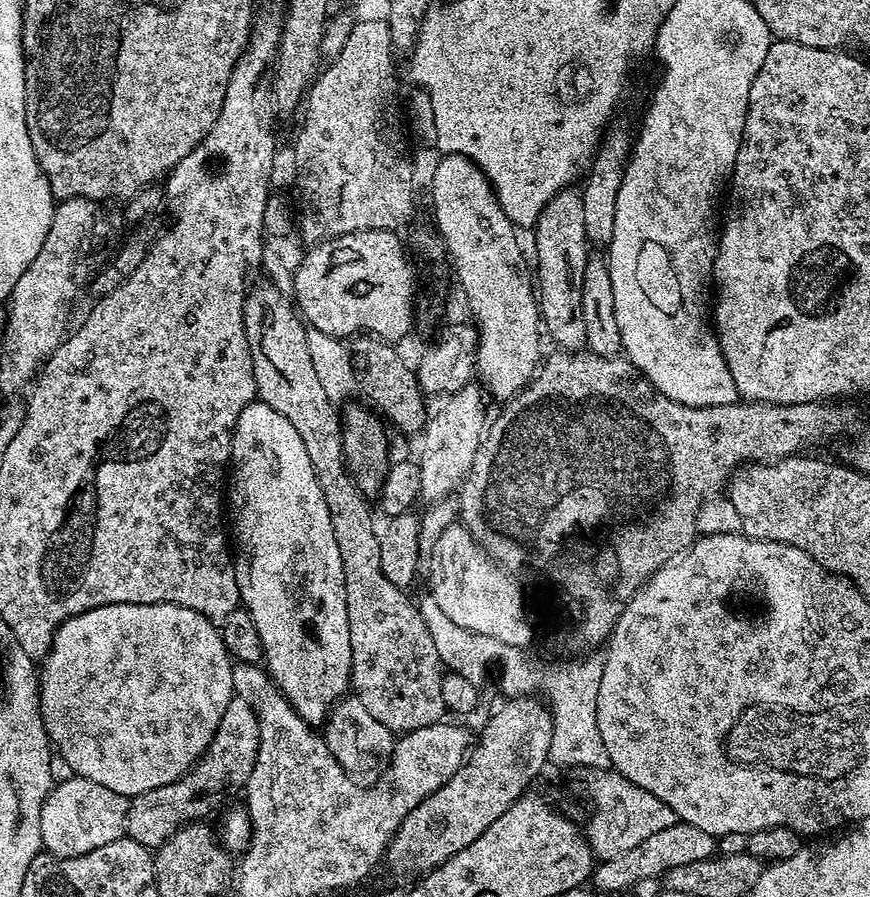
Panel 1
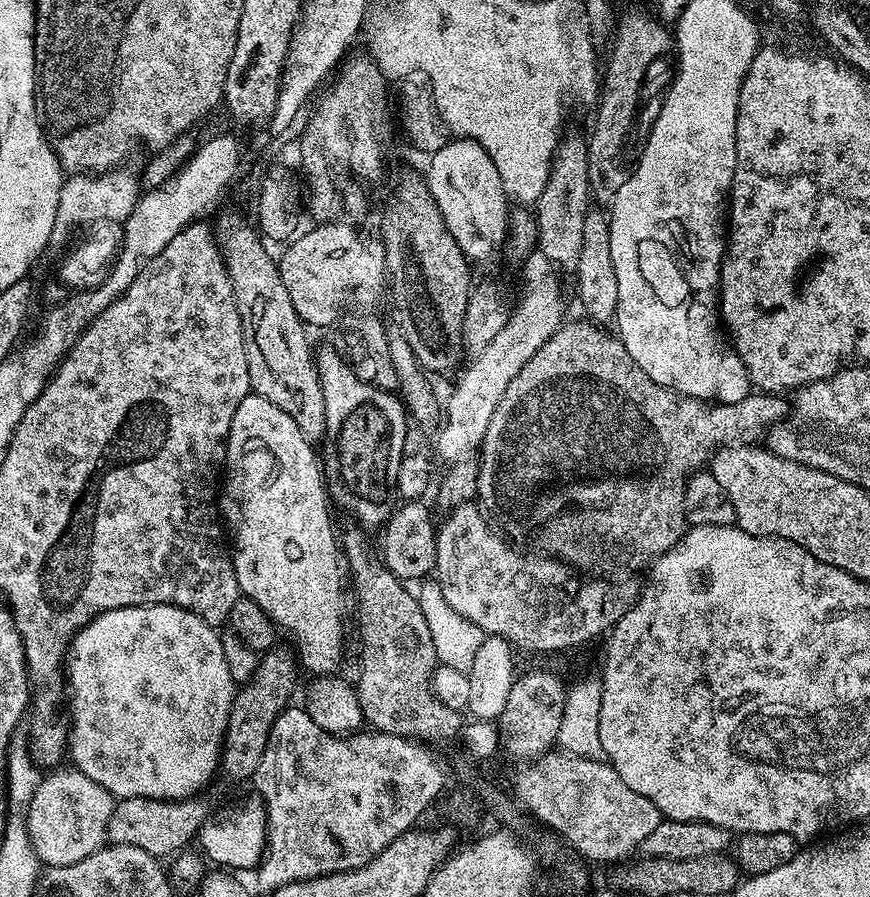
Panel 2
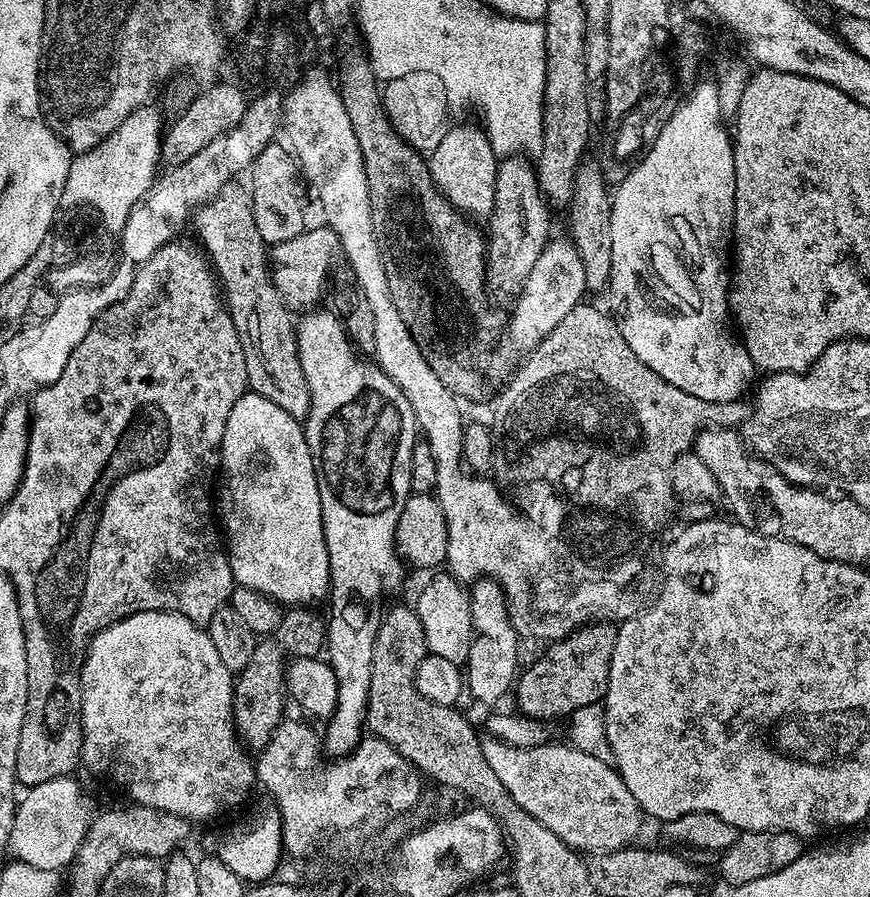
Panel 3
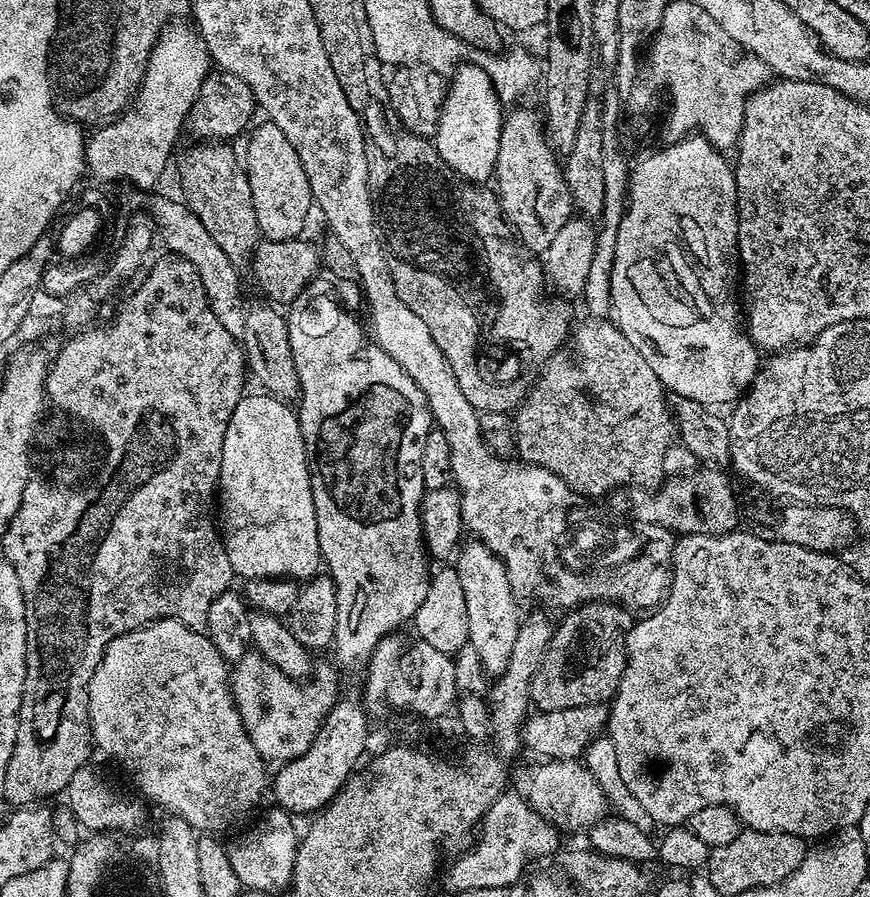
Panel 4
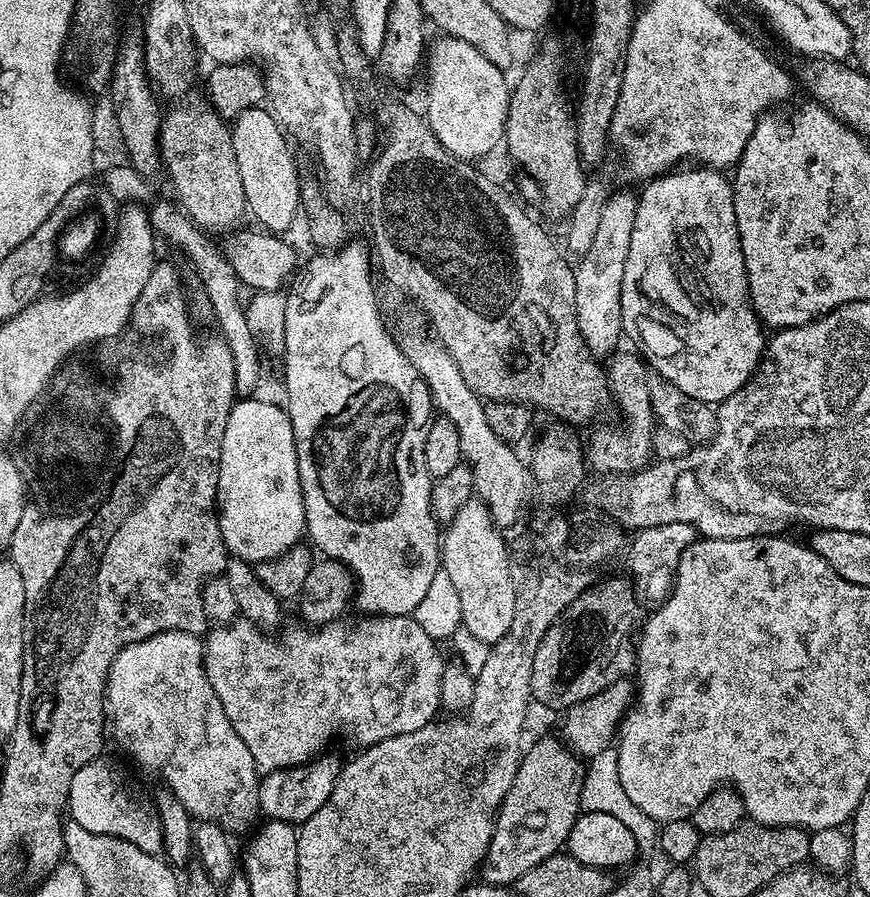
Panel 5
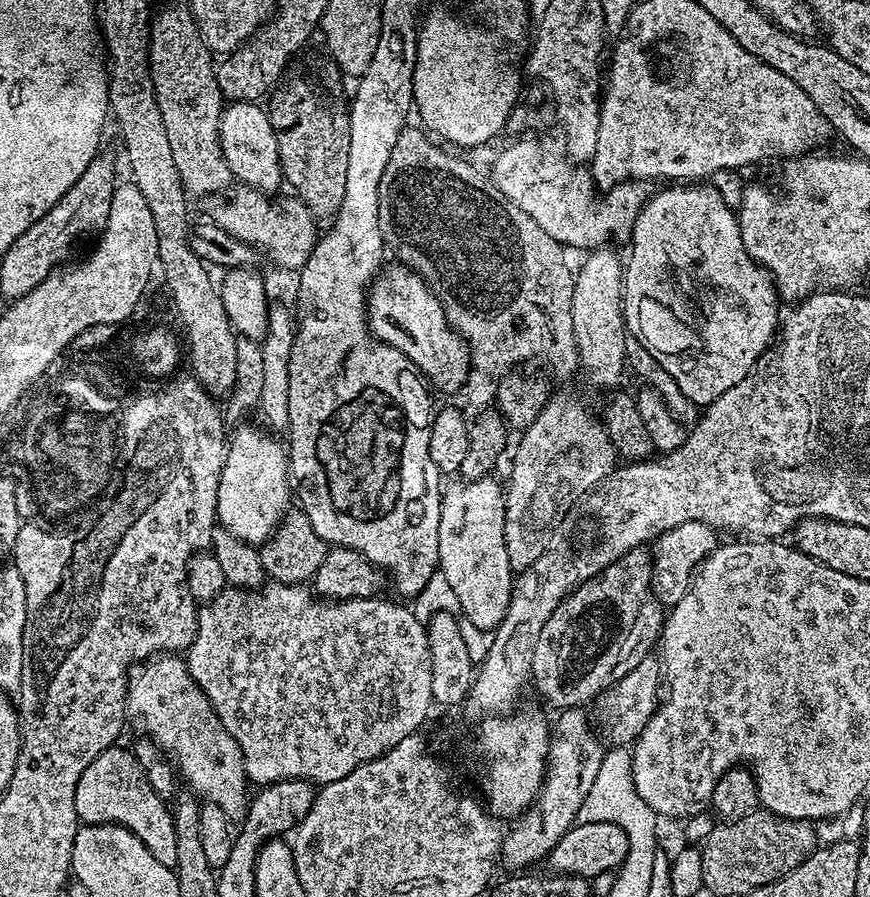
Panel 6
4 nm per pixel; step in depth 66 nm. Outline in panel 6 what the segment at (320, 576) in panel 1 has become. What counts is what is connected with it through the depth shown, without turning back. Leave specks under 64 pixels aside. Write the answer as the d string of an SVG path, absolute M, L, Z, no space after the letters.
M240 428L231 433L224 453L218 482L216 515L219 523L245 544L261 545L272 535L281 516L289 511L290 465L283 443L256 428Z

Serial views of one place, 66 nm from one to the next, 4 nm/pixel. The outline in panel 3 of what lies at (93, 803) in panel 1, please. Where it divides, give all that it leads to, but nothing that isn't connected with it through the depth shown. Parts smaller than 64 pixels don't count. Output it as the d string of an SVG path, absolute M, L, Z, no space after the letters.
M71 775L59 776L27 789L19 797L7 851L13 861L38 870L60 872L75 860L94 819L84 788Z

